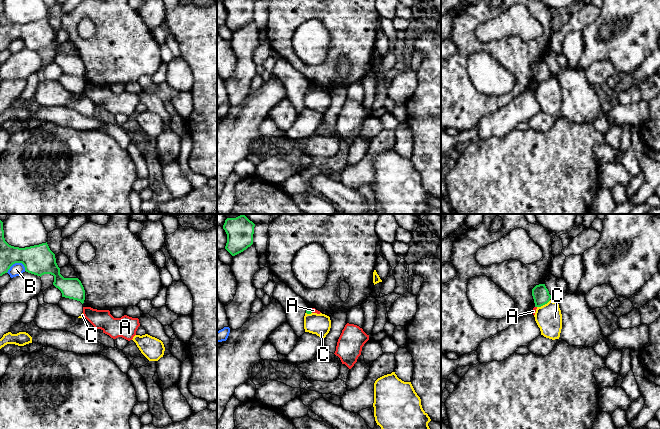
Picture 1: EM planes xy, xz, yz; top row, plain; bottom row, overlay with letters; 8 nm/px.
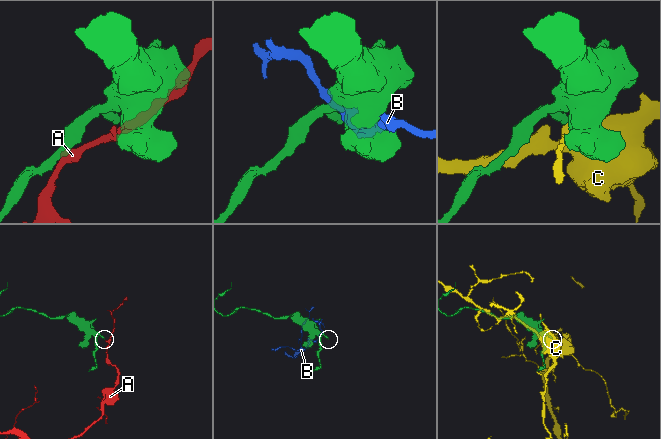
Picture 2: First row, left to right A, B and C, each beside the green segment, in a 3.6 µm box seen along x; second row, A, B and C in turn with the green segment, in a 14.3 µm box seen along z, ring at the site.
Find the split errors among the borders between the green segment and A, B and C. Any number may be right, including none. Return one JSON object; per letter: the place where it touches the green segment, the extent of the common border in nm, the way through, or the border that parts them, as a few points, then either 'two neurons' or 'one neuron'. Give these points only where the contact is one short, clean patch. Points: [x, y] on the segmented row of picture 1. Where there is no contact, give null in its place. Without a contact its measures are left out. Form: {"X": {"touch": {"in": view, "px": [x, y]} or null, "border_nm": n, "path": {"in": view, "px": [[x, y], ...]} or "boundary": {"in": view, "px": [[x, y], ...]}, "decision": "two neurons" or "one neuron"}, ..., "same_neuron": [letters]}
{"A": {"touch": {"in": "xz", "px": [309, 310]}, "border_nm": 60, "boundary": {"in": "xz", "px": [[307, 308], [312, 312]]}, "decision": "two neurons"}, "B": {"touch": {"in": "xy", "px": [15, 262]}, "border_nm": 170, "decision": "two neurons"}, "C": {"touch": {"in": "yz", "px": [543, 304]}, "border_nm": 130, "boundary": {"in": "yz", "px": [[550, 300], [537, 307]]}, "decision": "two neurons"}, "same_neuron": []}

